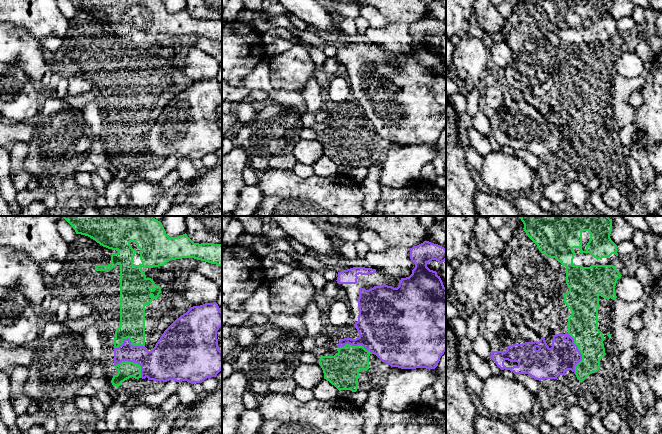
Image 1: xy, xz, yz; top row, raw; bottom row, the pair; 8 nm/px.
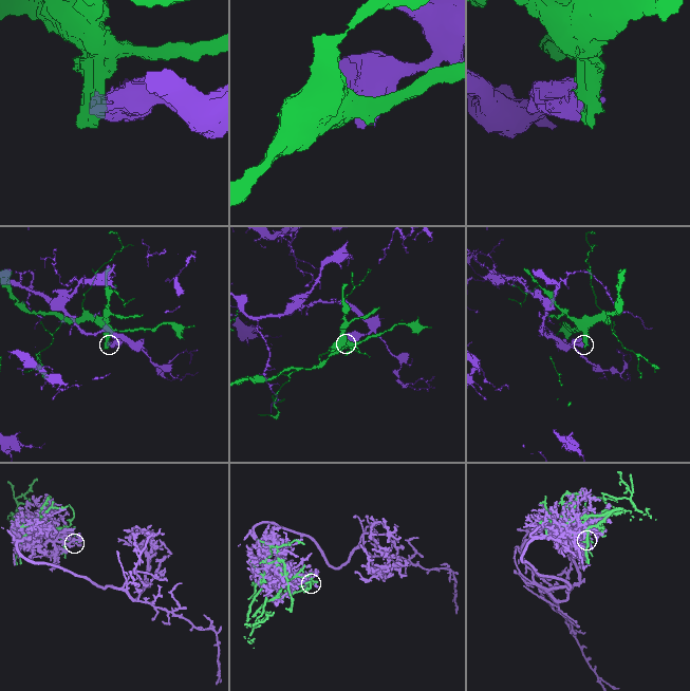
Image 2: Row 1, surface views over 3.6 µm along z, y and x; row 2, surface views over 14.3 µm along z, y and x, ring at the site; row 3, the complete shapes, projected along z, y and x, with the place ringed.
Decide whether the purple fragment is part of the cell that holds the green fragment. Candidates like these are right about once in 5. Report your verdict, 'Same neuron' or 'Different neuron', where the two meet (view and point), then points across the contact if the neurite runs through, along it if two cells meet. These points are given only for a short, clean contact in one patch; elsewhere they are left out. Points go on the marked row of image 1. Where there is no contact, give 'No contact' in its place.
Different neuron. Touches green at yz (580, 352)

